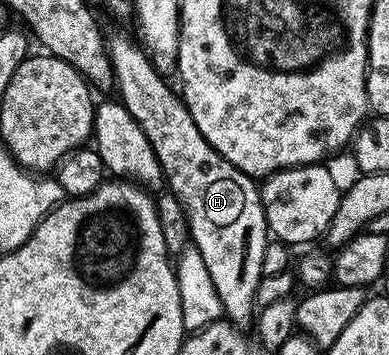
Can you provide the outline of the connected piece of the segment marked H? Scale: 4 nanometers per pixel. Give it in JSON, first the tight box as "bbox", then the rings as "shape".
{"bbox":[106,32,269,326],"shape":[[[115,32],[106,37],[107,56],[111,59],[113,80],[117,88],[119,84],[118,99],[127,107],[129,114],[137,118],[141,130],[145,130],[145,138],[149,138],[157,154],[169,191],[176,196],[186,216],[190,243],[204,259],[209,278],[213,278],[213,287],[217,289],[217,298],[221,298],[224,317],[233,324],[247,326],[250,320],[252,323],[257,312],[255,295],[259,281],[264,277],[261,257],[265,254],[269,239],[267,219],[263,213],[263,199],[259,196],[260,185],[252,177],[233,167],[220,152],[213,150],[213,146],[209,146],[201,130],[197,130],[180,93],[176,89],[174,92],[167,85],[168,81],[157,71],[150,55],[140,47],[136,37],[132,36]]]}

